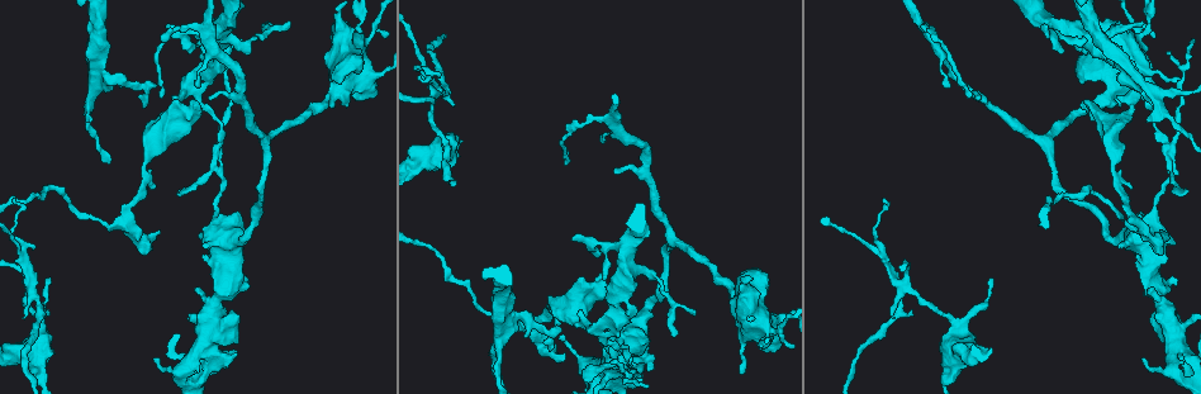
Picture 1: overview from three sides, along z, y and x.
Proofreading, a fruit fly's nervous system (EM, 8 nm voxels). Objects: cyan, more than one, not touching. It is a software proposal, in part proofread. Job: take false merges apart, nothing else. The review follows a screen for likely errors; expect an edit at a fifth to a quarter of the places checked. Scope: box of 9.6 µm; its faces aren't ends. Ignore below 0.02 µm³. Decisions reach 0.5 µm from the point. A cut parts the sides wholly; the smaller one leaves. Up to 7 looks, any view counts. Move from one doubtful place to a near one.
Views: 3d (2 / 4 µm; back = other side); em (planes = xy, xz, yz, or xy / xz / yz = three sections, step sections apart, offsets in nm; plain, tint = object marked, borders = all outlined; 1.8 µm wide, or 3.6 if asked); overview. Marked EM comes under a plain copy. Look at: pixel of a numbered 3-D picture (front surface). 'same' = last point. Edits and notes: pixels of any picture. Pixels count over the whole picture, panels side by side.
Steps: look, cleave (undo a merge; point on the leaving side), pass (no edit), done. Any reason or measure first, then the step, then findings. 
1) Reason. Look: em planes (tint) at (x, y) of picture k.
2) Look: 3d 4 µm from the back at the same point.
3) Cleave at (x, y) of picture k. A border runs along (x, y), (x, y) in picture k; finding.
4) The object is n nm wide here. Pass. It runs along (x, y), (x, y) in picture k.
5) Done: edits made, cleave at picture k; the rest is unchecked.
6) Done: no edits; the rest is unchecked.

Looks like a crossing. Look: em planes (tint) at (435, 98) of picture 1.

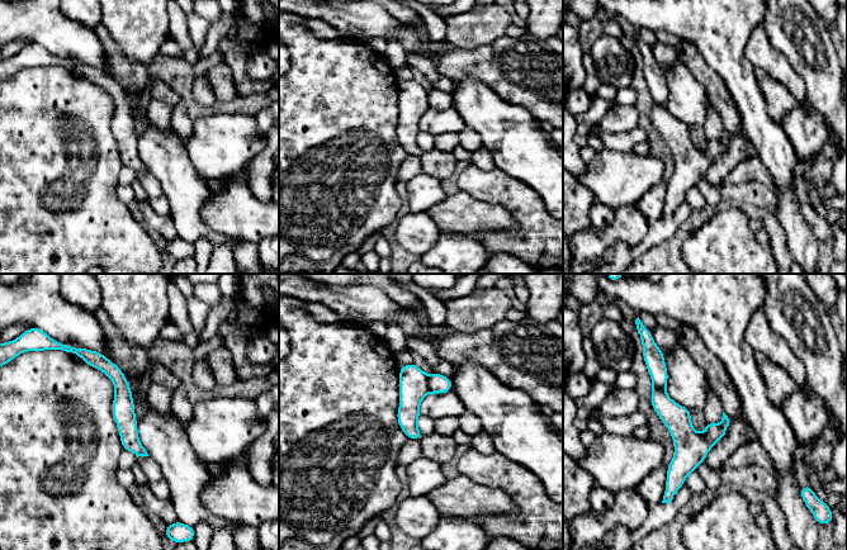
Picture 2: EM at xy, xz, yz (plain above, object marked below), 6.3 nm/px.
Cleave at (439, 384) of picture 2. A border runs along (426, 377), (430, 390) in picture 2; two neurons meet here.

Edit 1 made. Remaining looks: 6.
Four arms meet. Look: em 3.6 µm yz step 8 (tint) at (449, 145) of picture 1.

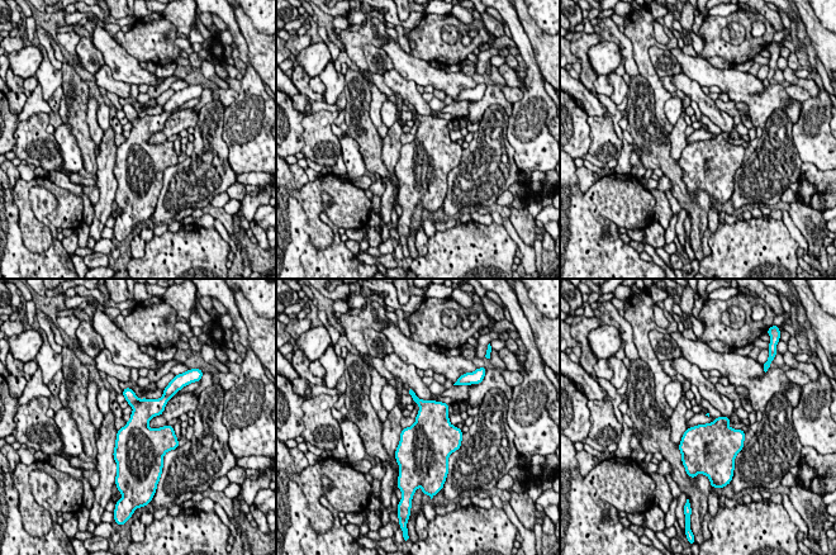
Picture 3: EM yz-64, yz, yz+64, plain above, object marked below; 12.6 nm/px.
Cut it another way. Look: em 3.6 µm planes (borders) at the same point.

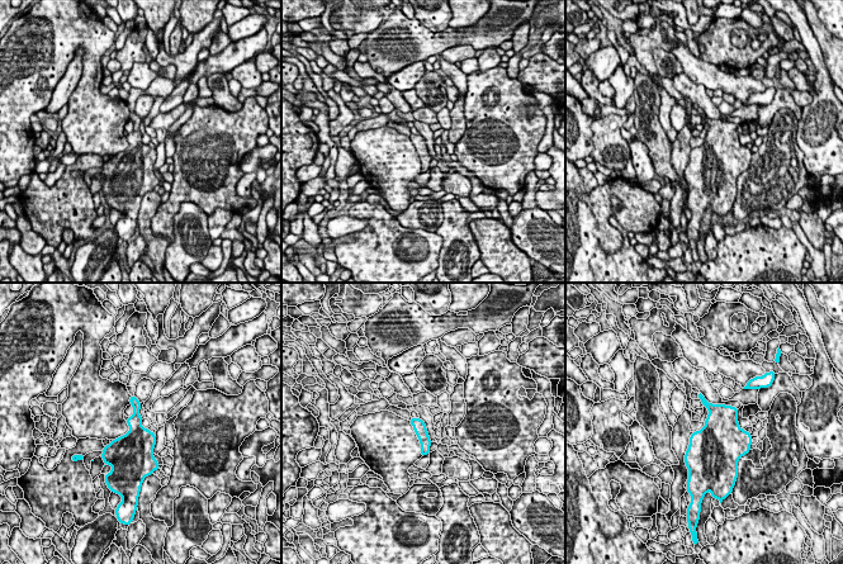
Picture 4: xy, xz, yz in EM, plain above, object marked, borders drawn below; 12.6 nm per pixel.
The object is 160 nm wide here. Pass. Continuous, no second neuron.

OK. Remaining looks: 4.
Branch point. Look: em 3.6 µm planes (tint) at (575, 306) of picture 1.

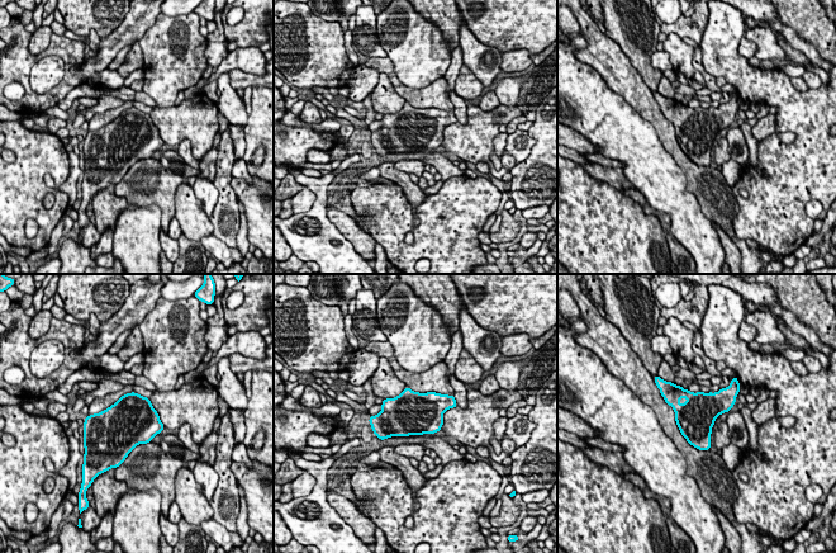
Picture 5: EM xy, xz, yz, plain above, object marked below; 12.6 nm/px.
Pass. All the same neuron.

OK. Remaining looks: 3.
Done: edits made, cleave at picture 2; the rest is unchecked.

